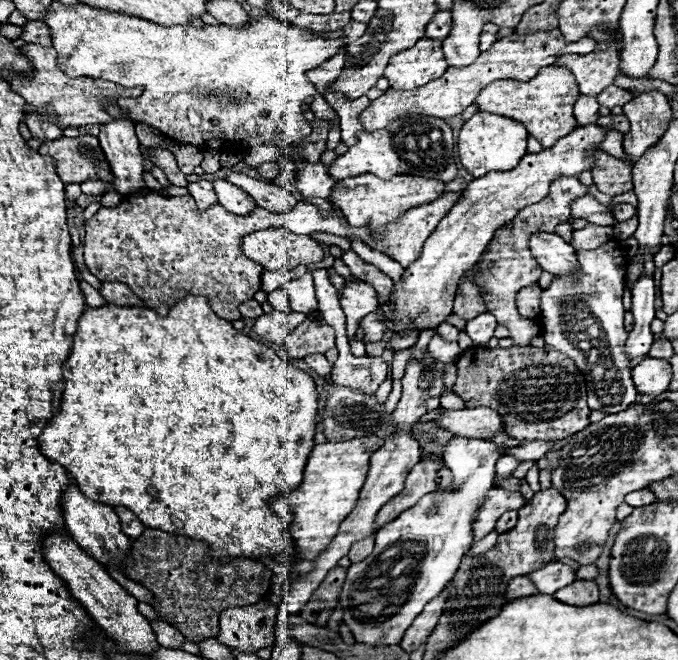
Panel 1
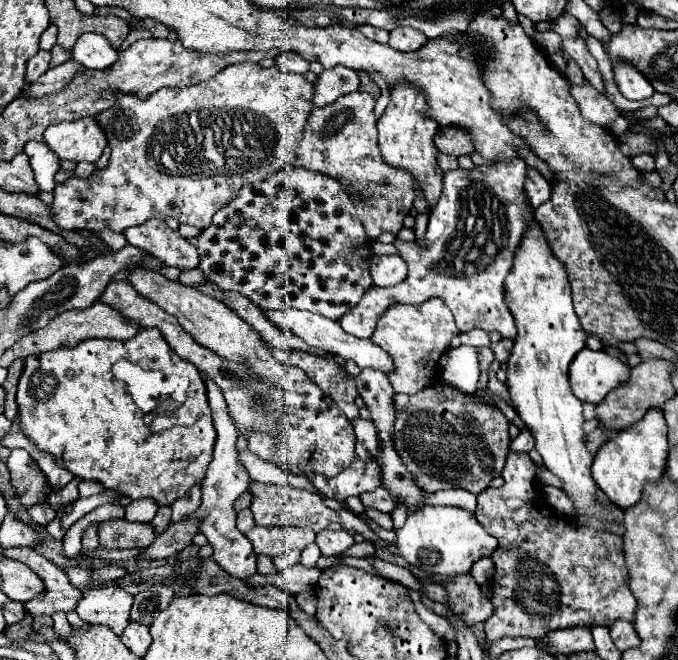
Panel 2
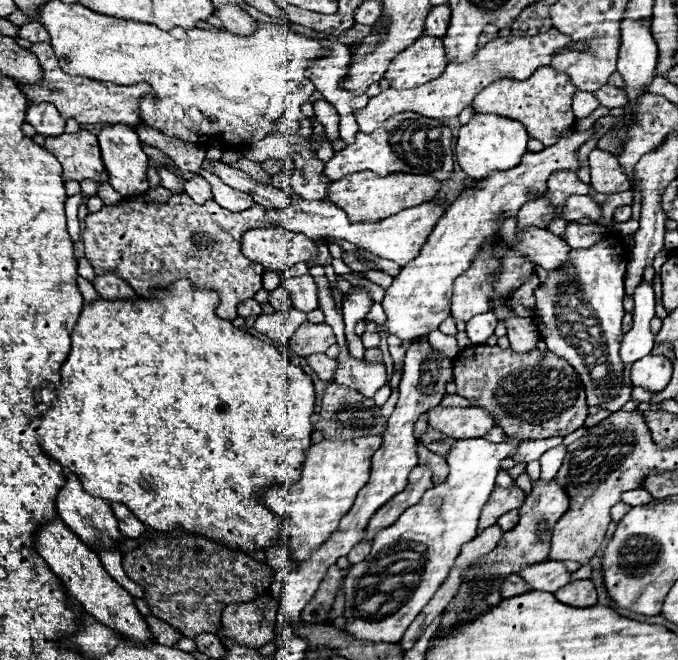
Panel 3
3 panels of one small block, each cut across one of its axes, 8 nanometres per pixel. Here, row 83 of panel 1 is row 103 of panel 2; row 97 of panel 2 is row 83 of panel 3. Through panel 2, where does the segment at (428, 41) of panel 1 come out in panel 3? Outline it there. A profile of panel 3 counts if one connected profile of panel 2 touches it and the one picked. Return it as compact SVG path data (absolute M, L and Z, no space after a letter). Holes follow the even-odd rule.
M420 36L390 62L384 78L390 80L390 86L394 88L414 88L440 76L446 64L442 38Z

